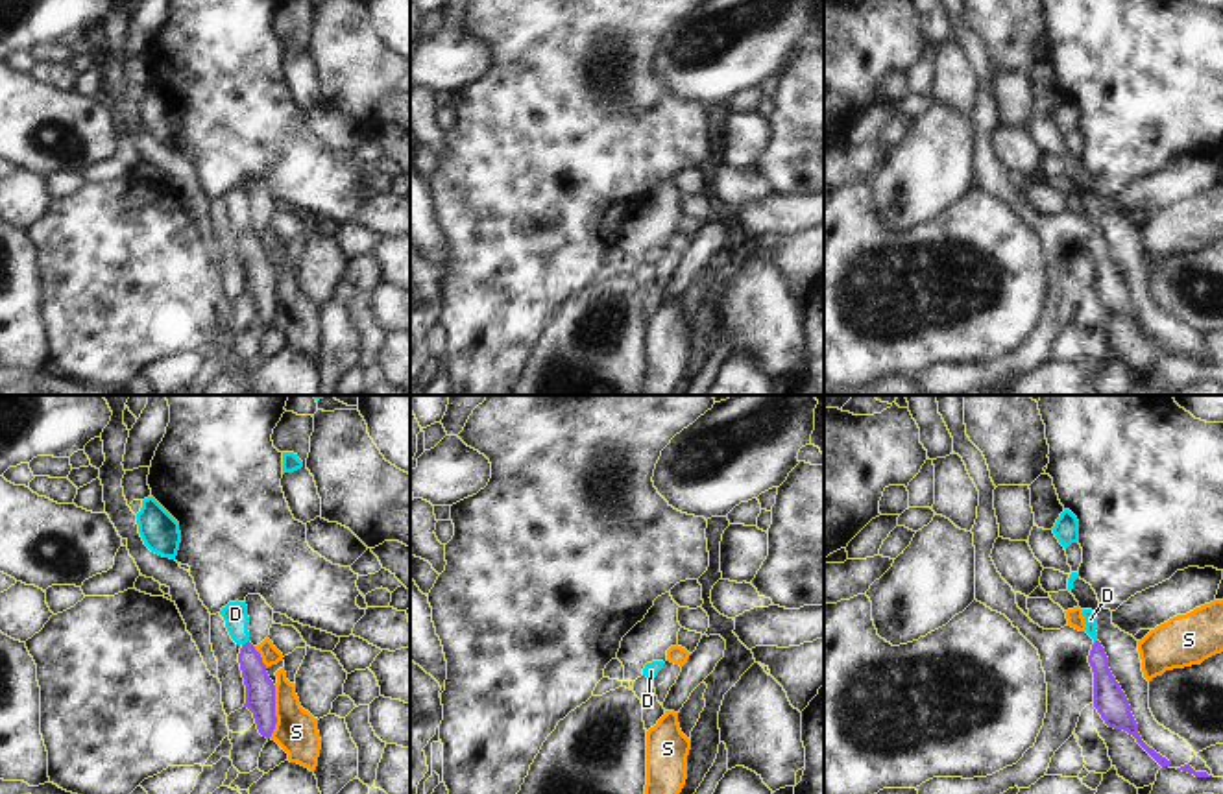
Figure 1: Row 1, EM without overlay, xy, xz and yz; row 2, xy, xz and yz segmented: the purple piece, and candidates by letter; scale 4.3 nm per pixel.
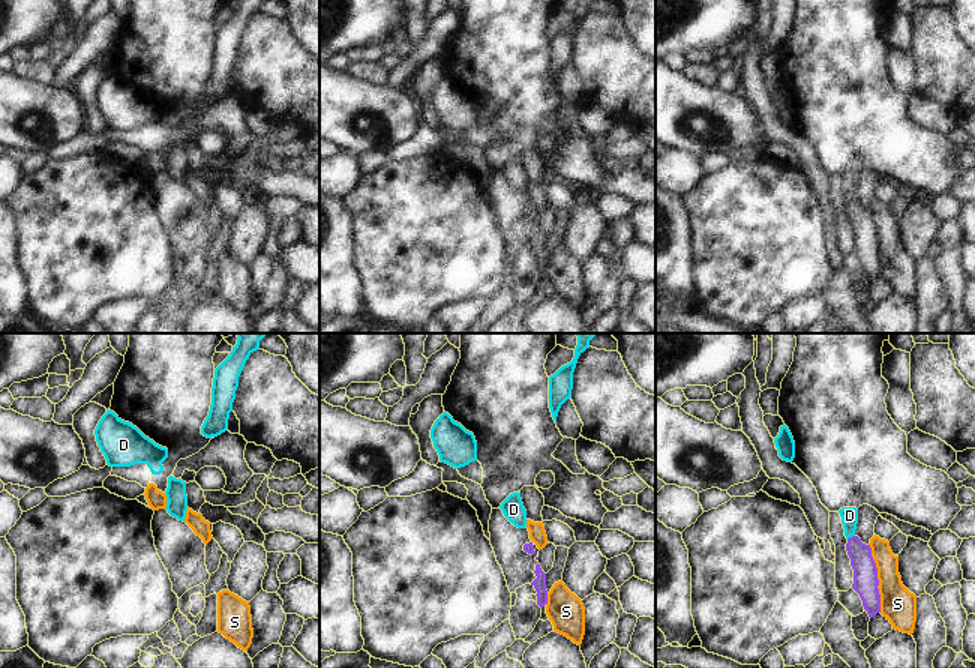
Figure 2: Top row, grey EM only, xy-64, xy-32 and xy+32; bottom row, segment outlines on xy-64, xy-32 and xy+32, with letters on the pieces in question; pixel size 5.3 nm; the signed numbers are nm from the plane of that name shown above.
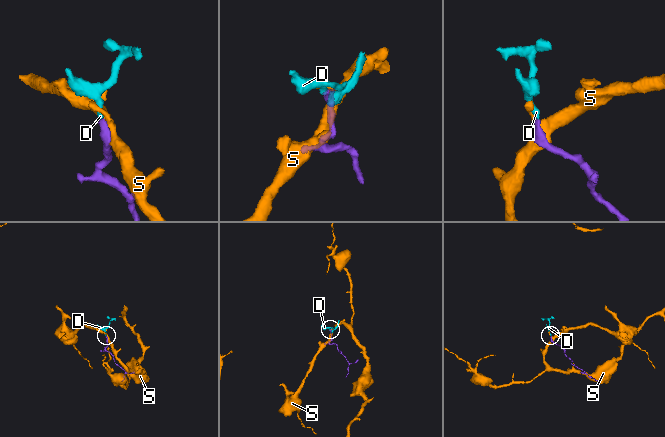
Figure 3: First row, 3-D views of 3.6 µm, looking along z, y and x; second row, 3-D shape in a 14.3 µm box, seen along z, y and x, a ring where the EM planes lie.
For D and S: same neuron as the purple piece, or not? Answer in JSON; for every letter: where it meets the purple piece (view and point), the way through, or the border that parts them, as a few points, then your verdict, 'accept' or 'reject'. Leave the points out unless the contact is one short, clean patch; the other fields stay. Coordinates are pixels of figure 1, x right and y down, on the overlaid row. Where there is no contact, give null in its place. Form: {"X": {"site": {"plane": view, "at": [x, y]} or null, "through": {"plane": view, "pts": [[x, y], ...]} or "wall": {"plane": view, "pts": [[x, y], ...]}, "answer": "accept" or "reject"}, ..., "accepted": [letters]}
{"D": {"site": {"plane": "xy", "at": [246, 643]}, "through": {"plane": "xy", "pts": [[259, 689], [246, 643], [239, 634], [235, 613]]}, "answer": "accept"}, "S": {"site": {"plane": "xy", "at": [274, 711]}, "answer": "reject"}, "accepted": ["D"]}

